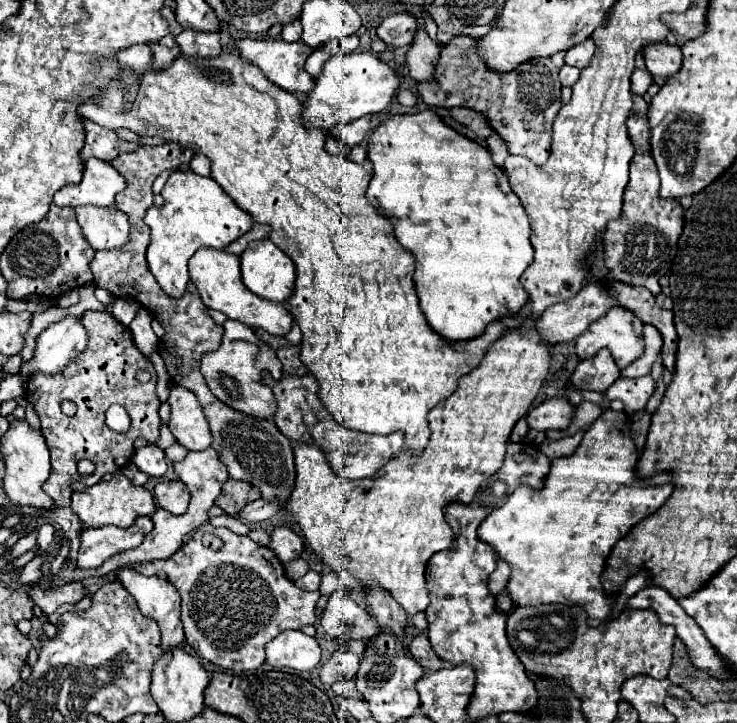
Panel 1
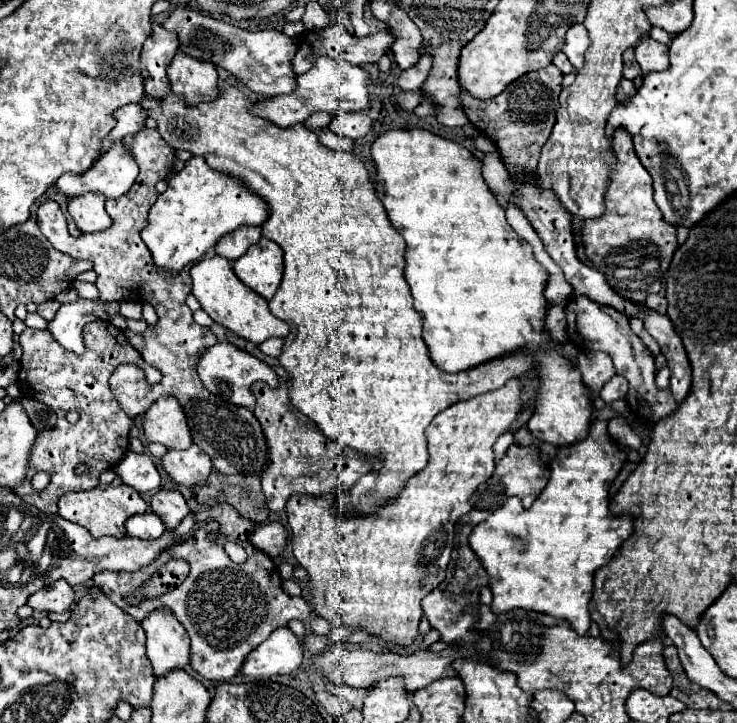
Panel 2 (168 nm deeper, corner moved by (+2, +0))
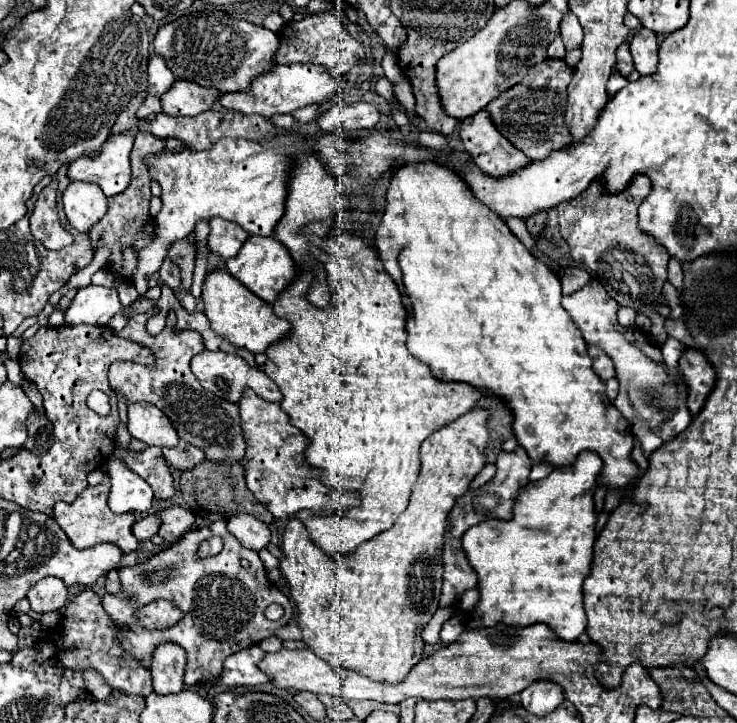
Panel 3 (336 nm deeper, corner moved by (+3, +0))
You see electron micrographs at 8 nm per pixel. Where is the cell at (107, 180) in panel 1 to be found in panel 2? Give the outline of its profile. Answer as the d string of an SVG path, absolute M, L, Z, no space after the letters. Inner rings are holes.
M117 143L107 153L103 153L89 171L83 175L65 173L57 179L59 191L73 199L75 195L99 193L105 199L125 195L137 179L137 163L131 159L131 153L125 149L125 143Z

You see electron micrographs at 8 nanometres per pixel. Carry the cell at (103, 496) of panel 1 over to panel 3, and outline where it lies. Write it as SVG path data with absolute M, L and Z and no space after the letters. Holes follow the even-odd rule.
M104 471L104 481L96 487L86 487L74 503L66 505L66 503L56 503L54 505L54 521L62 527L62 531L68 535L70 543L76 549L86 549L98 543L114 543L120 547L122 553L130 553L138 549L138 539L132 535L132 525L134 525L134 515L126 513L126 515L114 515L108 509L108 491L110 491L110 481L108 481L108 473Z

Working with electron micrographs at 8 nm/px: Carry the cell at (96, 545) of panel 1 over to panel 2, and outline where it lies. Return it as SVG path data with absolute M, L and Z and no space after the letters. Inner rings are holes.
M143 513L143 515L133 515L125 523L125 531L129 537L139 537L139 539L159 539L166 527L155 513Z

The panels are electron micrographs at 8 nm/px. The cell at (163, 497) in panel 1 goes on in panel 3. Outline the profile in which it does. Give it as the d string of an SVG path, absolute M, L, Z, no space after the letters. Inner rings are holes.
M170 507L158 513L162 519L162 527L158 531L158 535L166 541L166 543L176 543L178 539L184 537L184 533L192 527L194 523L194 515L190 511L184 511L182 507Z

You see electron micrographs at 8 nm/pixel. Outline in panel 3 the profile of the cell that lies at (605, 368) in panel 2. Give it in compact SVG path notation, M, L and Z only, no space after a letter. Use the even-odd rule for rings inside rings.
M588 347L588 353L590 353L592 361L594 361L594 371L596 371L596 375L598 375L602 381L612 379L612 377L614 377L614 363L612 363L612 359L610 359L604 351L600 351L600 347Z

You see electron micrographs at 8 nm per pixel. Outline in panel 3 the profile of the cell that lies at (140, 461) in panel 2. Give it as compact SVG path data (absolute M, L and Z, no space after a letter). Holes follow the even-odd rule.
M108 461L108 473L110 473L110 495L108 495L108 507L116 513L146 513L152 507L152 487L138 477L134 471L126 469L118 461Z

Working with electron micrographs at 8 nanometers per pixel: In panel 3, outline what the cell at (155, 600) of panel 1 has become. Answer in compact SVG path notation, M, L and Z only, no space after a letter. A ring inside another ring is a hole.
M162 643L152 655L152 685L154 693L170 695L184 689L184 667L186 653L174 643Z

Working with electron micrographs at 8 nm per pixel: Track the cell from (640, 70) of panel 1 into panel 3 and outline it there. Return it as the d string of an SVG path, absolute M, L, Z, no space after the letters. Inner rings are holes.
M622 43L618 47L618 51L616 51L616 67L624 77L628 77L634 71L634 63L632 63L632 55L628 51L628 43Z

